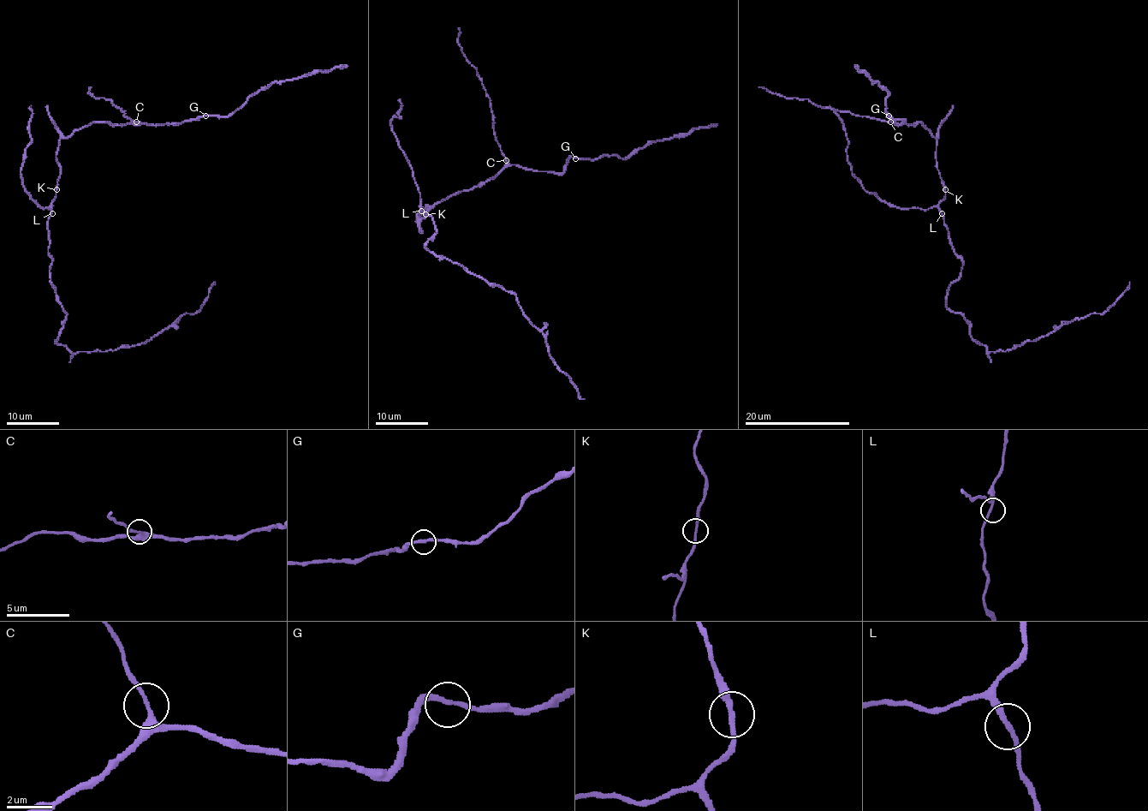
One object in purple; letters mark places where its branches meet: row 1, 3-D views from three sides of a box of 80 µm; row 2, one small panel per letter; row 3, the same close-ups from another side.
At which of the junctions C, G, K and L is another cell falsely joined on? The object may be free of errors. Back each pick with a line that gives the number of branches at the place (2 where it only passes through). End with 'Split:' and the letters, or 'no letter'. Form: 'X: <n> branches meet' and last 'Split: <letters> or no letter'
Split: no letter

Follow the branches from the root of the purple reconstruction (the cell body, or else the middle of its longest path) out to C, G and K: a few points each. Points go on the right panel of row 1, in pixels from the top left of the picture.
C: (942, 212), (938, 203), (945, 195), (945, 188), (937, 169), (936, 137), (921, 122), (907, 125), (890, 122)
G: (942, 212), (938, 203), (945, 188), (937, 169), (936, 137), (921, 122), (898, 125), (903, 120), (889, 116)
K: (942, 212), (938, 203), (944, 198), (945, 189)

